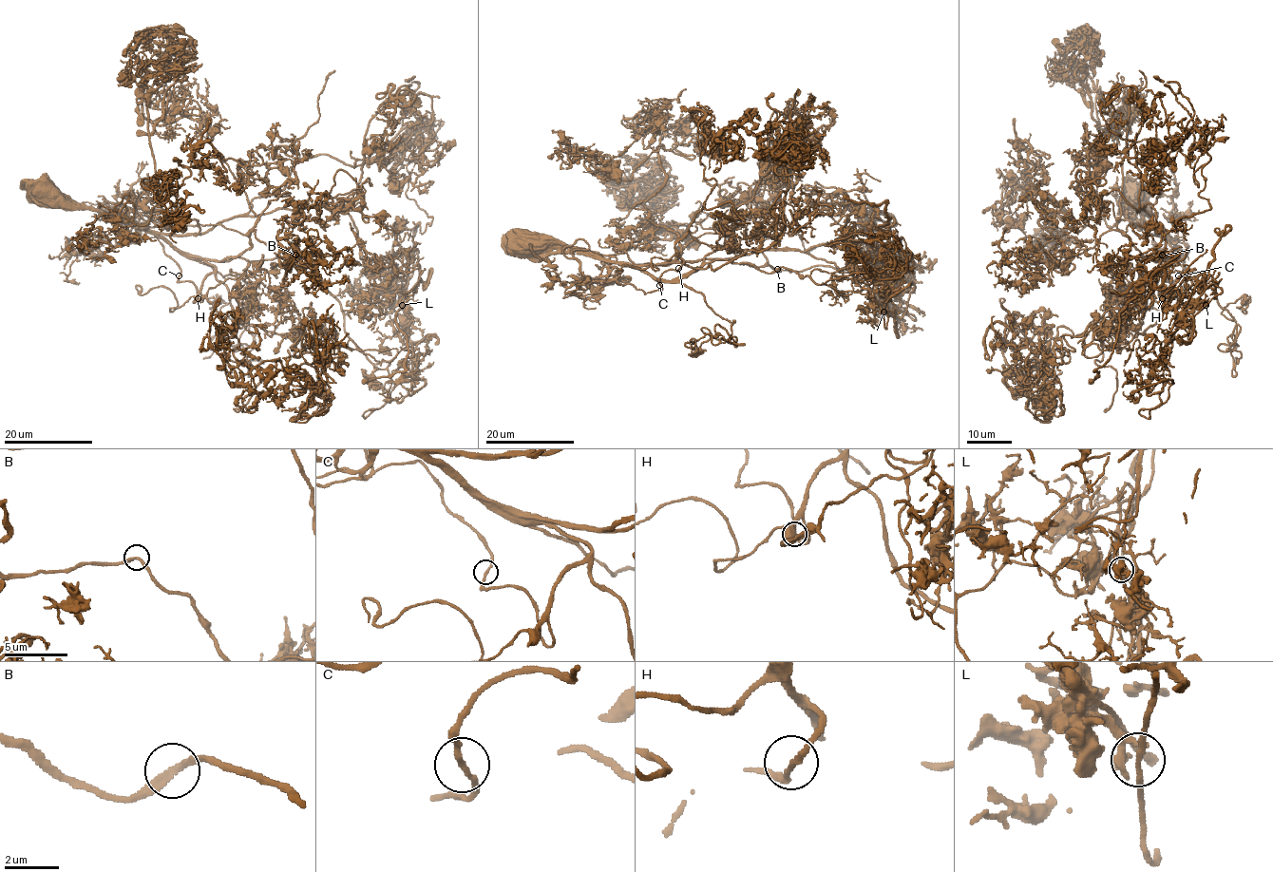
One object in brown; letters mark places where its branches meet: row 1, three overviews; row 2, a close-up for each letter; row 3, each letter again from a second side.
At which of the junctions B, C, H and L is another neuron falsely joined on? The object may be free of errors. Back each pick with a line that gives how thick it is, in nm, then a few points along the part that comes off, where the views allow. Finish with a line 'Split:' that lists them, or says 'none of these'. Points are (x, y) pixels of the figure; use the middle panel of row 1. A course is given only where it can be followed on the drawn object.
Split: none of these

